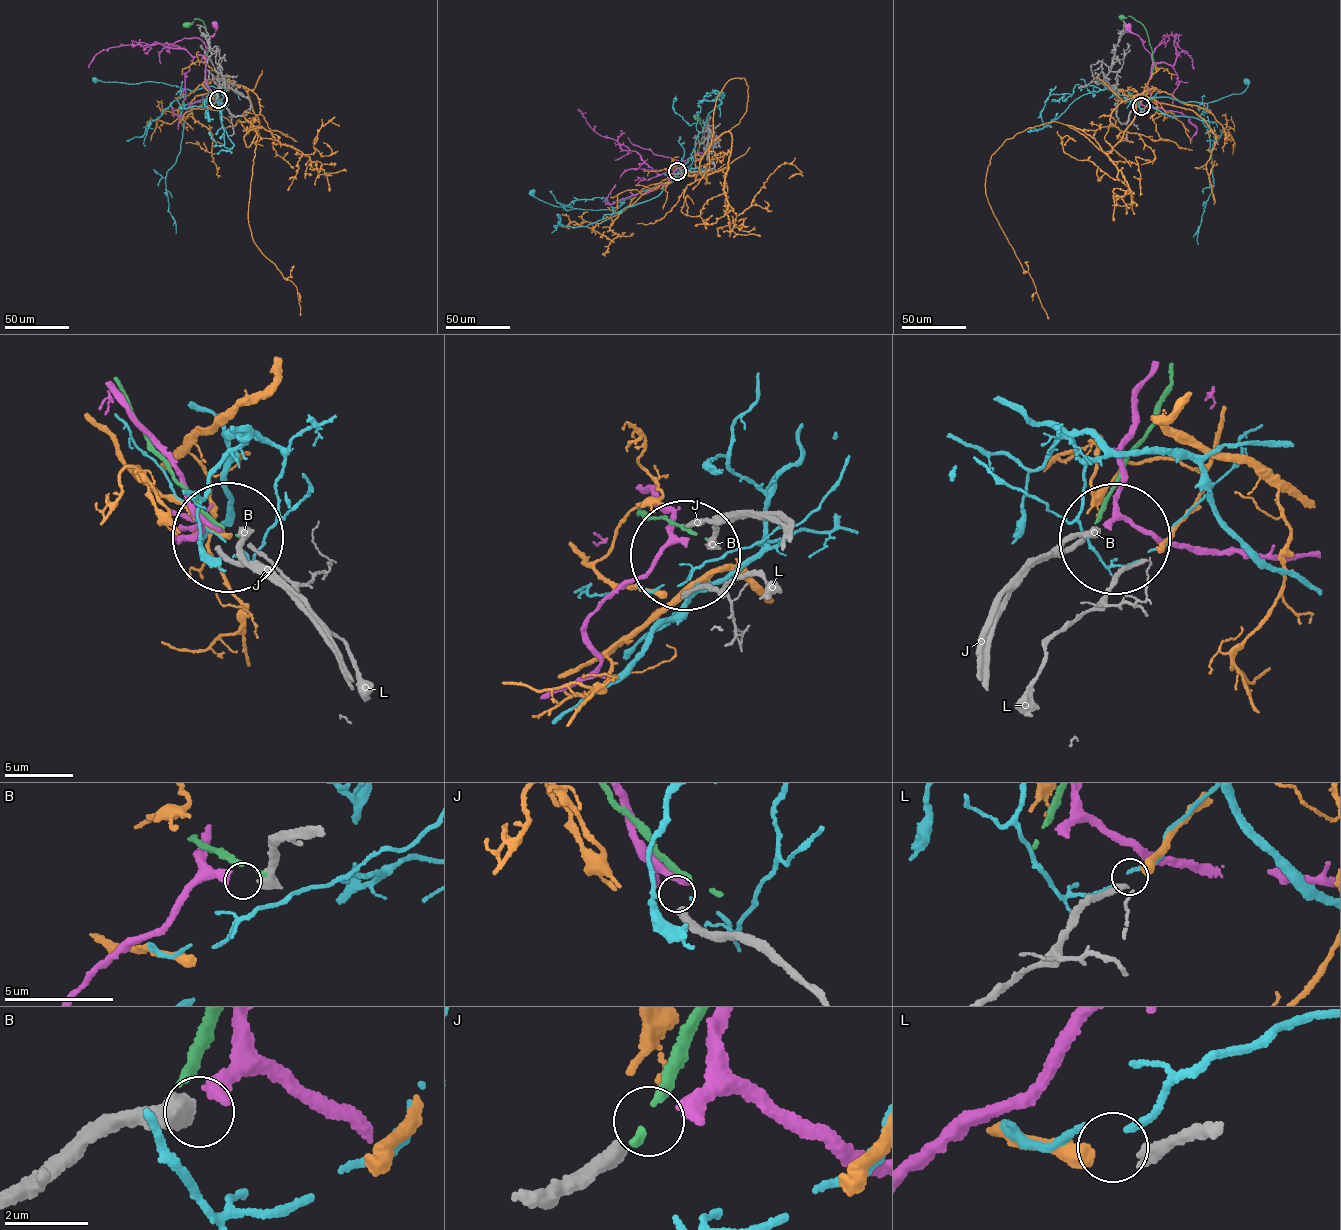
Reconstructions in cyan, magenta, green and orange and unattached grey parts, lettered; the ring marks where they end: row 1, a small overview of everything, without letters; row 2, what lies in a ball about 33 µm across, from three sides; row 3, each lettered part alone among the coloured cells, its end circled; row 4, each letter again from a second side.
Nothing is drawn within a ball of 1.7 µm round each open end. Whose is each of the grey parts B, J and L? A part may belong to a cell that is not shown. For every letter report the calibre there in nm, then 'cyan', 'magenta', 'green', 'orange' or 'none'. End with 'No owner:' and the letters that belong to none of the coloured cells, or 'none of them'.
B: 360 nm | magenta
J: 360 nm | none
L: 280 nm | orange
No owner: J

